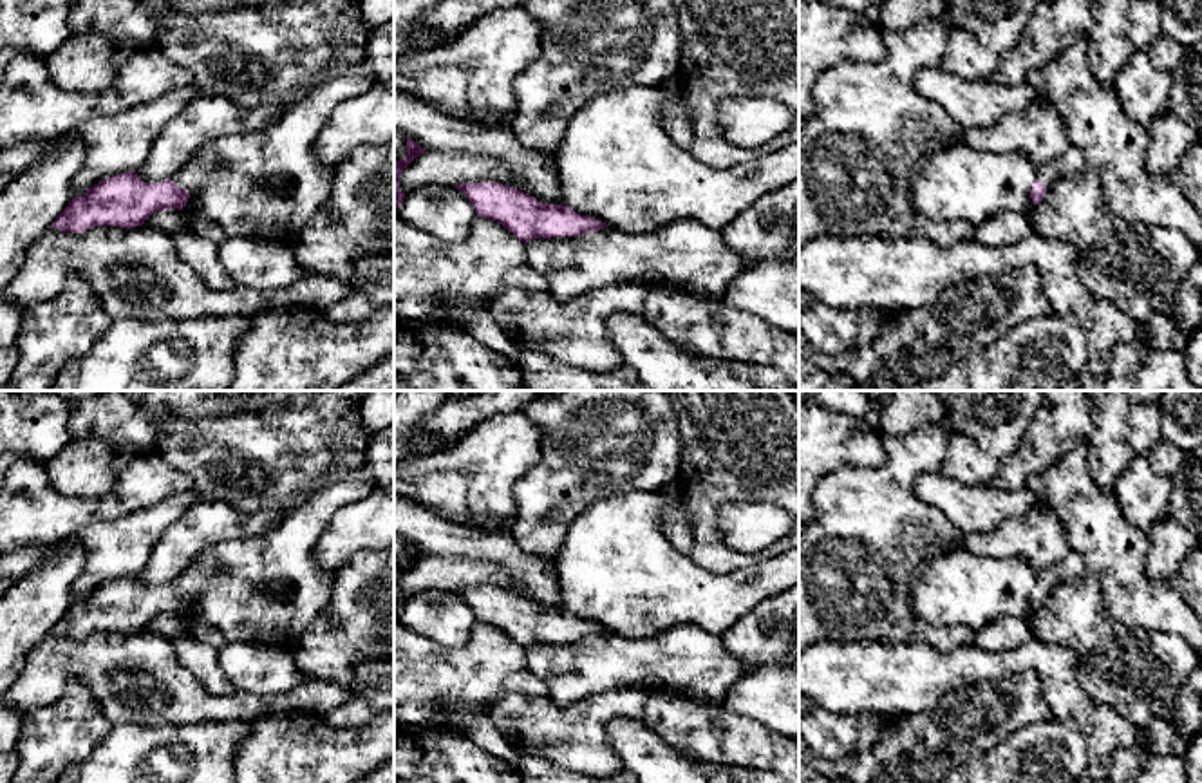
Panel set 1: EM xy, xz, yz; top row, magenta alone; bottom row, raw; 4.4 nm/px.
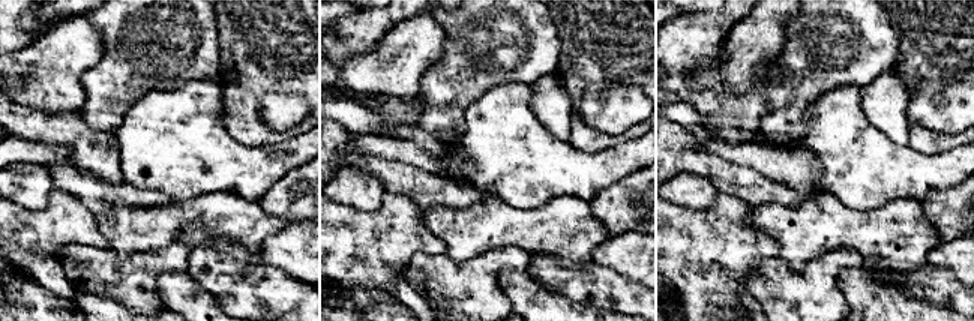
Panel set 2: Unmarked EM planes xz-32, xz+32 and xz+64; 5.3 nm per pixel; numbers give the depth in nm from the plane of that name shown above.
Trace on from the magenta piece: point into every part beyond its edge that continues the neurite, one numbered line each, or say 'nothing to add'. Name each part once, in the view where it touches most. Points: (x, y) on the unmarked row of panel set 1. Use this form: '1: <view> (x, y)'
1: yz (1072, 566)

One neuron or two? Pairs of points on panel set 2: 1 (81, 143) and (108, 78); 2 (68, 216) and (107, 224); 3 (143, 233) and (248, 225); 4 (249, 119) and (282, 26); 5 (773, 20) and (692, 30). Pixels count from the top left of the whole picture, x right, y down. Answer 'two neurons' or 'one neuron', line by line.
1: two neurons
2: two neurons
3: one neuron
4: one neuron
5: two neurons

